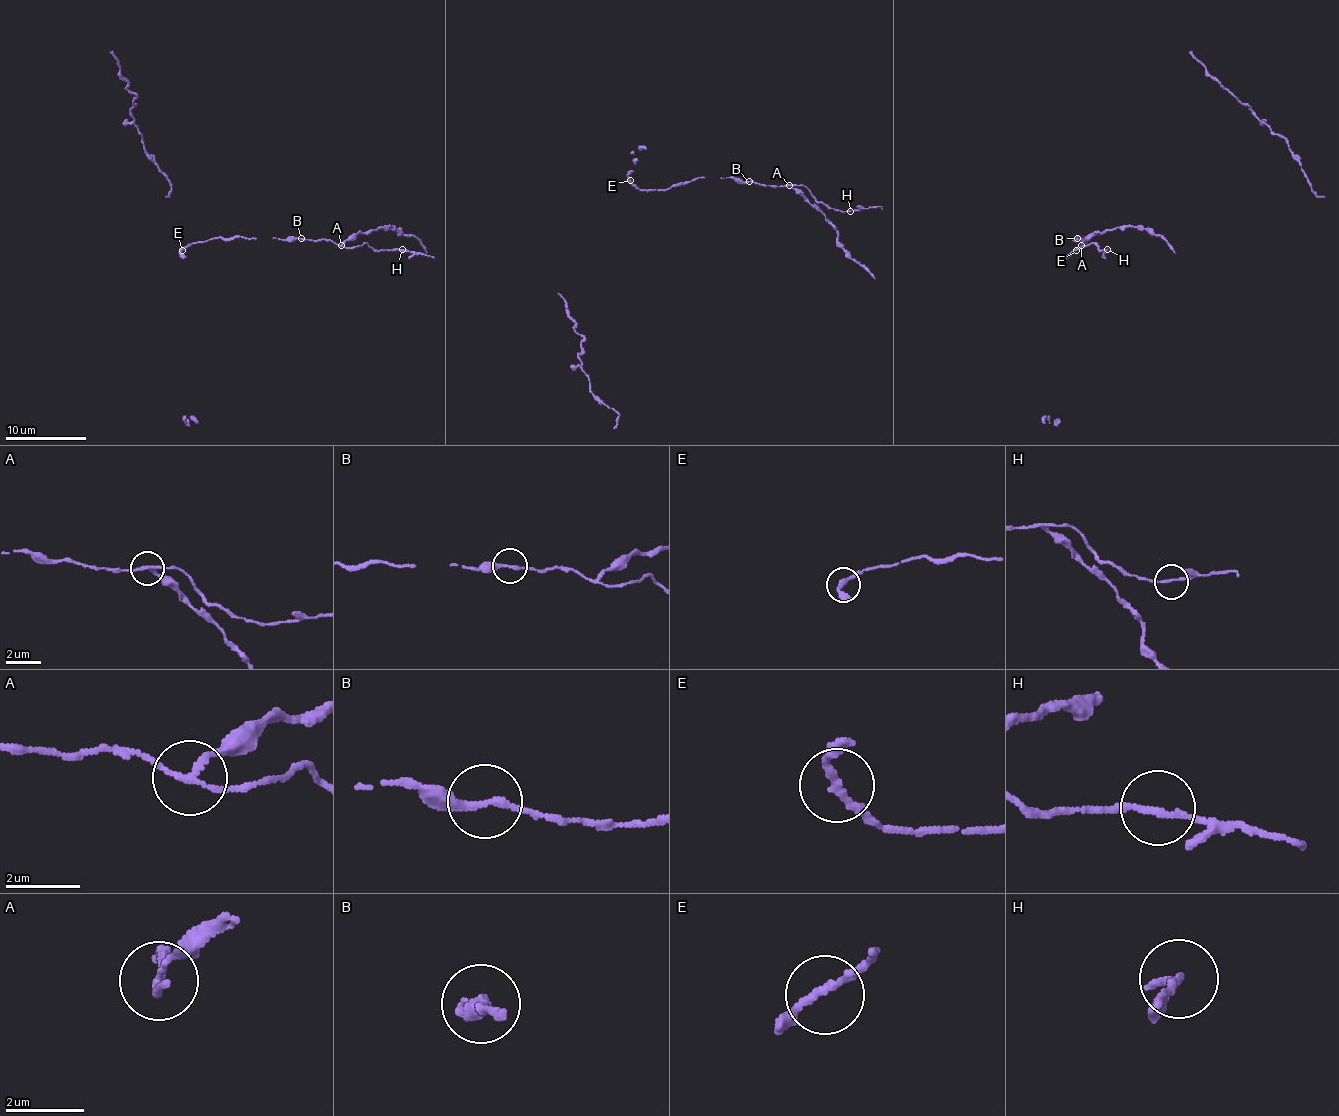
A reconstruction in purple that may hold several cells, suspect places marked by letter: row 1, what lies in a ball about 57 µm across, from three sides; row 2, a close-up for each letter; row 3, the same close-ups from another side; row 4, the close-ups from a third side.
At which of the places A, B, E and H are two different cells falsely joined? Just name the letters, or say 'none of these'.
A

